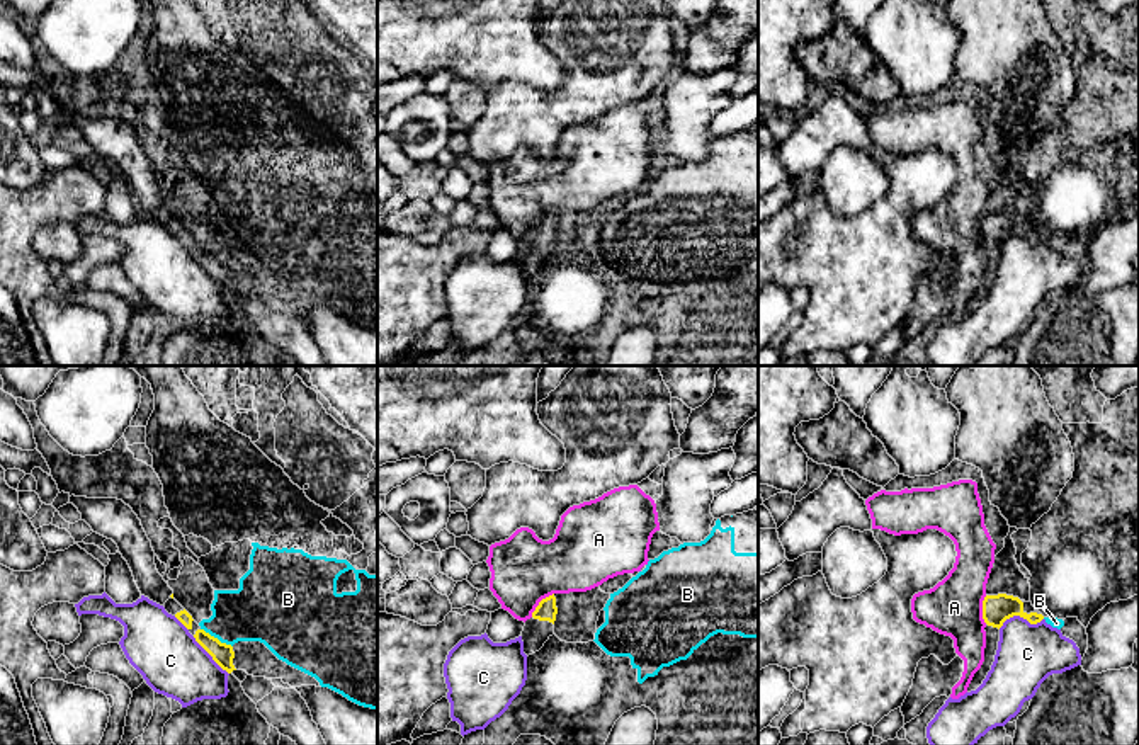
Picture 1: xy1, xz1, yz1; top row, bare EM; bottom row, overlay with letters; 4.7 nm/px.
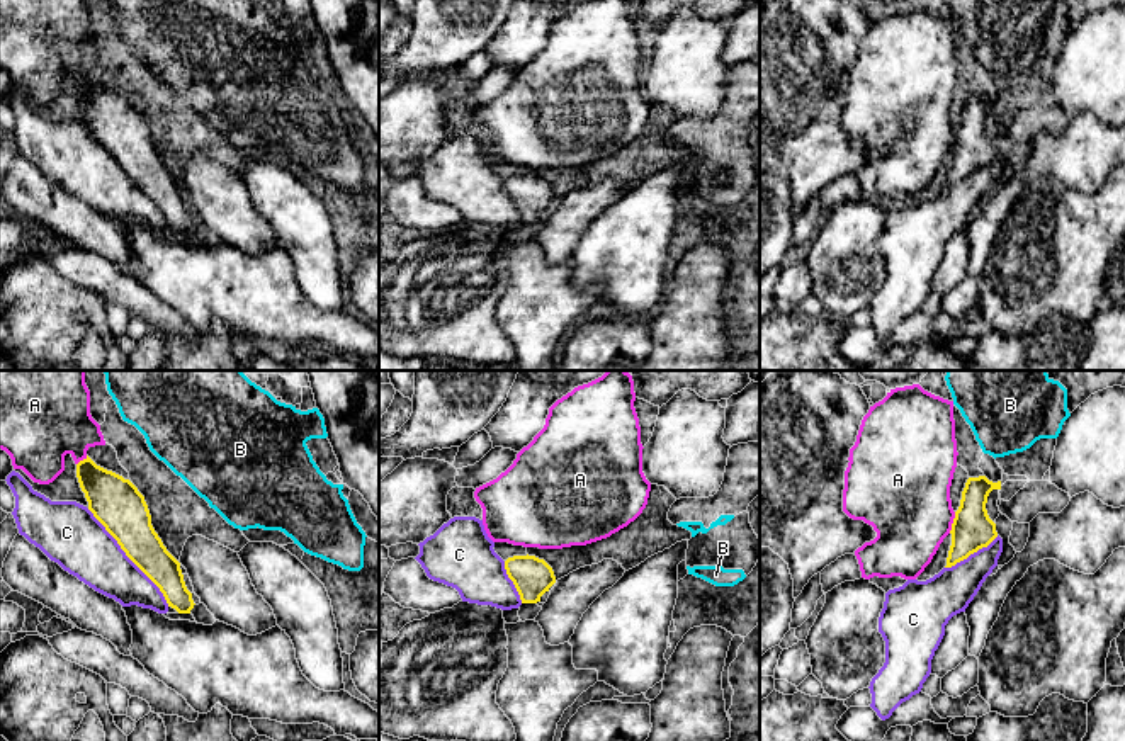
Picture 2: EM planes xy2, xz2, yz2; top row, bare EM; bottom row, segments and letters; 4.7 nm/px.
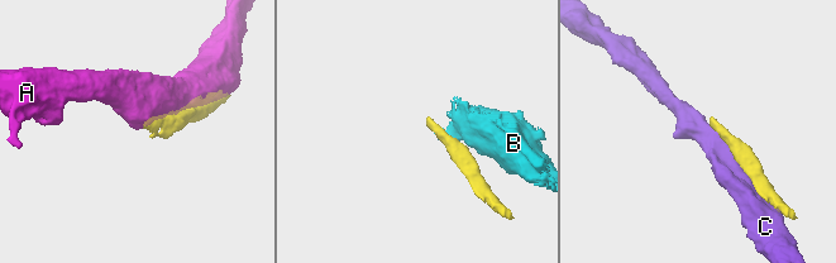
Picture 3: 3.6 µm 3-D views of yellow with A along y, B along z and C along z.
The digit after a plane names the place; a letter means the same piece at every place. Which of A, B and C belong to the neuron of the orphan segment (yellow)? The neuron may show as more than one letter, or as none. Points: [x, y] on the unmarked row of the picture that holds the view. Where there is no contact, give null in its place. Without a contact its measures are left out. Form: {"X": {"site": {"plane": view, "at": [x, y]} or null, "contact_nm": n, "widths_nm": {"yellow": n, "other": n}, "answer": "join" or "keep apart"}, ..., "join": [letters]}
{"A": {"site": {"plane": "xz1", "at": [539, 221]}, "contact_nm": 160, "widths_nm": {"yellow": 100, "other": 320}, "answer": "keep apart"}, "B": {"site": {"plane": "xy1", "at": [216, 257]}, "contact_nm": 180, "widths_nm": {"yellow": 100, "other": 300}, "answer": "keep apart"}, "C": {"site": {"plane": "xy2", "at": [130, 177]}, "contact_nm": 600, "widths_nm": {"yellow": 240, "other": 280}, "answer": "keep apart"}, "join": []}

